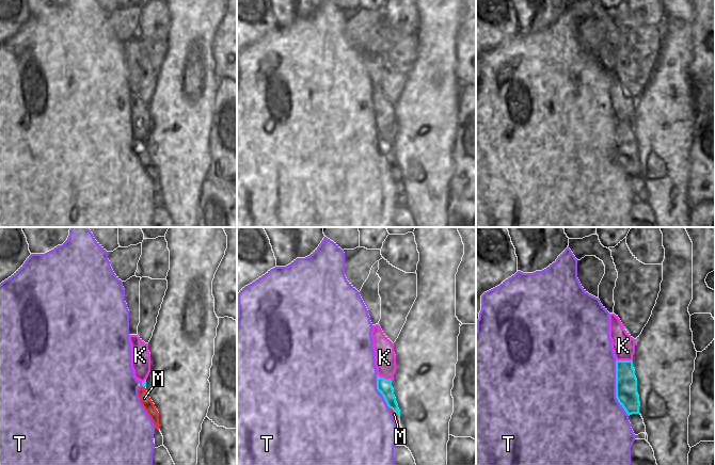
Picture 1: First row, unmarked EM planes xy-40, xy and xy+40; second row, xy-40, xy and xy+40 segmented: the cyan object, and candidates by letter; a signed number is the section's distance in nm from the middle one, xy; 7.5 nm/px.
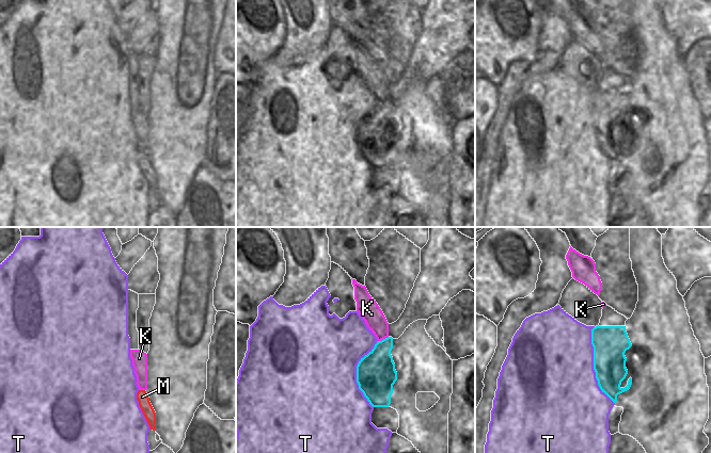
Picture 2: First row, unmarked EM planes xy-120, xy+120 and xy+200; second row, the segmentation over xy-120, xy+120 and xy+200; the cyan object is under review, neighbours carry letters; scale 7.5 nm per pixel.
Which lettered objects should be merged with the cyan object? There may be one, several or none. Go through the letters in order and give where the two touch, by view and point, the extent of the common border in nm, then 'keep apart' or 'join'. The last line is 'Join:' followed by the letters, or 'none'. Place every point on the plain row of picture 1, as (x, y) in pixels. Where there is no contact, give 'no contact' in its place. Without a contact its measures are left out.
K: contact xy+40 (624, 122); length 130 nm; keep apart
M: contact xy (396, 174); length 120 nm; join
T: contact xy+40 (616, 149); length 420 nm; keep apart
Join: M

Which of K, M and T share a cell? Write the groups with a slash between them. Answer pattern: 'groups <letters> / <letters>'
groups K / M / T

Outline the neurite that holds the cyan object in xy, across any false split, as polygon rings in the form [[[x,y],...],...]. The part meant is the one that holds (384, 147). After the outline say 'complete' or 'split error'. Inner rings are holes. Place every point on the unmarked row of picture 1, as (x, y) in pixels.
[[[377,135],[377,150],[383,157],[390,172],[395,181],[400,180],[400,172],[394,157],[394,150],[392,148],[392,142],[384,139],[380,139]]]; split error

